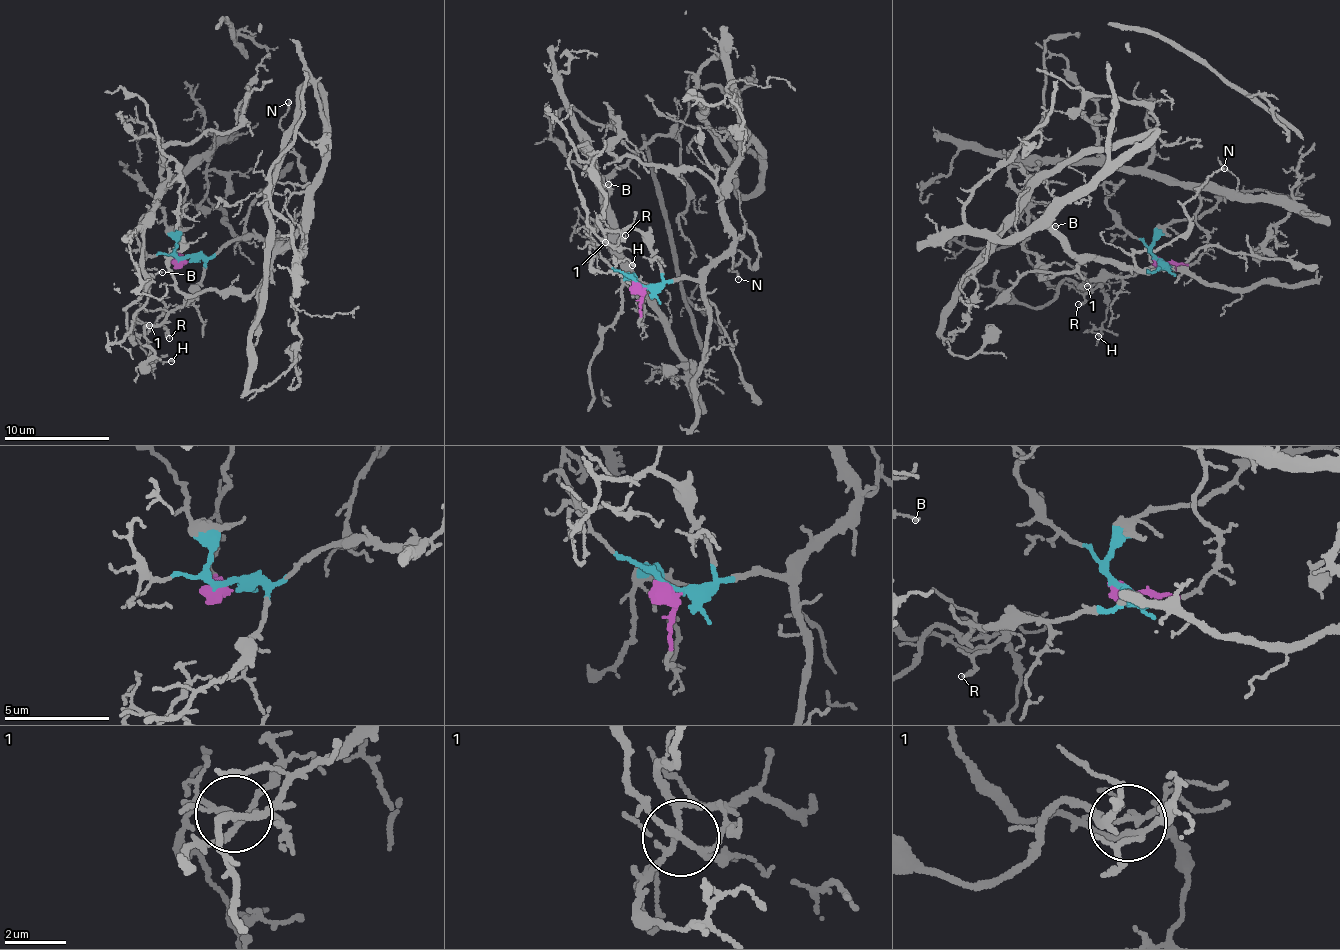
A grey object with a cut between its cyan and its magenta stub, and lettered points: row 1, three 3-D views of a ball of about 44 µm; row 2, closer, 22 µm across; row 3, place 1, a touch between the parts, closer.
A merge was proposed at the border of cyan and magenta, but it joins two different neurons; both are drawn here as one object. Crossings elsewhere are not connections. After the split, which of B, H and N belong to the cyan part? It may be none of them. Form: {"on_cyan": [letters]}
{"on_cyan": ["H", "N"]}

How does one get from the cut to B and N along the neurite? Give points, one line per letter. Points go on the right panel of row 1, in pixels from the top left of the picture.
B: (1155, 260), (1192, 263), (1206, 247), (1190, 188), (1036, 162), (1025, 168), (1024, 206), (1056, 226)
N: (1155, 260), (1159, 269), (1167, 267), (1149, 273), (1135, 254), (1181, 237), (1189, 227), (1185, 205), (1224, 169)

